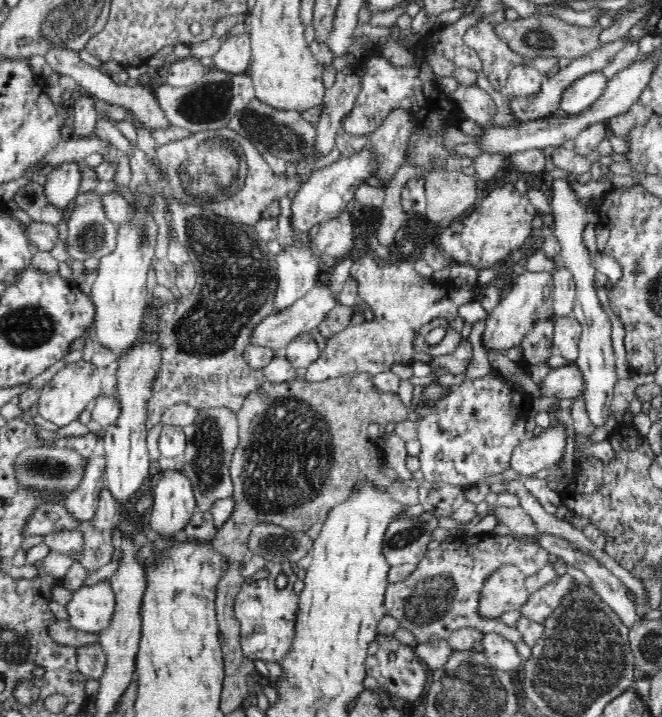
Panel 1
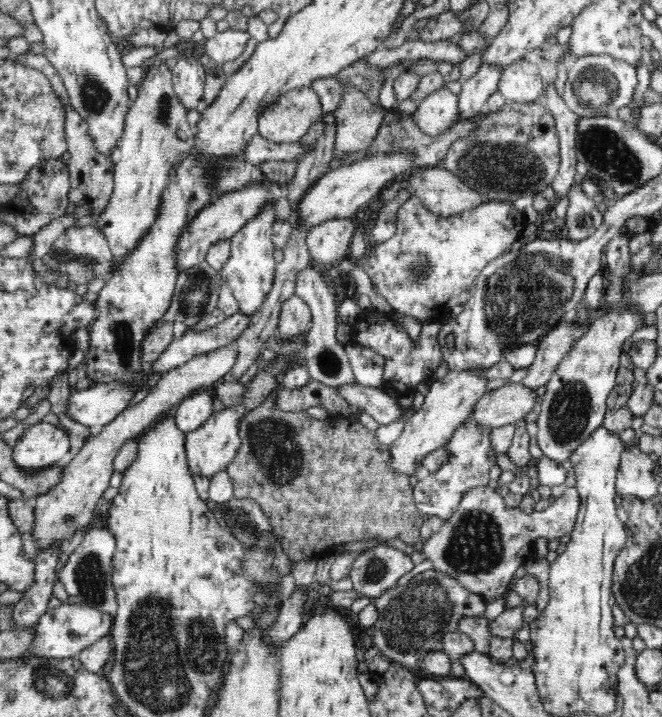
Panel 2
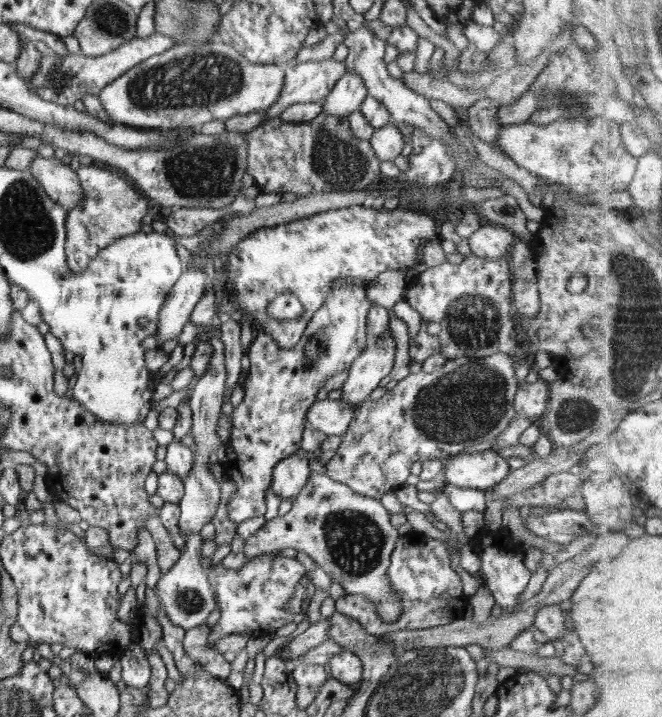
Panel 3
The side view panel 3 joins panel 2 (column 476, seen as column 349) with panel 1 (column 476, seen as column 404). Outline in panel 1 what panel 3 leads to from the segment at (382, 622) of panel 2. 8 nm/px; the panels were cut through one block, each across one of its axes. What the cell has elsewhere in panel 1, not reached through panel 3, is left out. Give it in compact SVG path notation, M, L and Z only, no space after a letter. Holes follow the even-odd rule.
M508 531L480 534L464 534L460 539L442 541L432 550L427 550L416 570L400 582L389 583L384 598L388 616L398 620L399 626L414 634L417 644L447 639L451 632L472 628L483 634L501 634L513 643L520 642L518 629L508 627L500 617L488 619L480 615L478 600L482 586L494 570L504 564L520 569L525 576L532 576L549 564L550 553L538 543L522 542Z

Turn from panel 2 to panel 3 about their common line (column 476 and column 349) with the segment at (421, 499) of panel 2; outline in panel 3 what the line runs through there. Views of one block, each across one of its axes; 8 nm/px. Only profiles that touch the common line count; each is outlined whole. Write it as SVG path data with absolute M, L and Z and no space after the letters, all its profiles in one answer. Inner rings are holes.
M496 353L484 358L448 359L432 374L423 371L410 373L378 400L368 398L355 409L354 418L341 436L336 455L325 465L325 473L358 494L380 499L388 490L394 491L405 484L414 462L423 463L435 458L444 460L463 453L470 446L494 441L516 415L513 399L519 386L514 365L515 360L509 354Z

